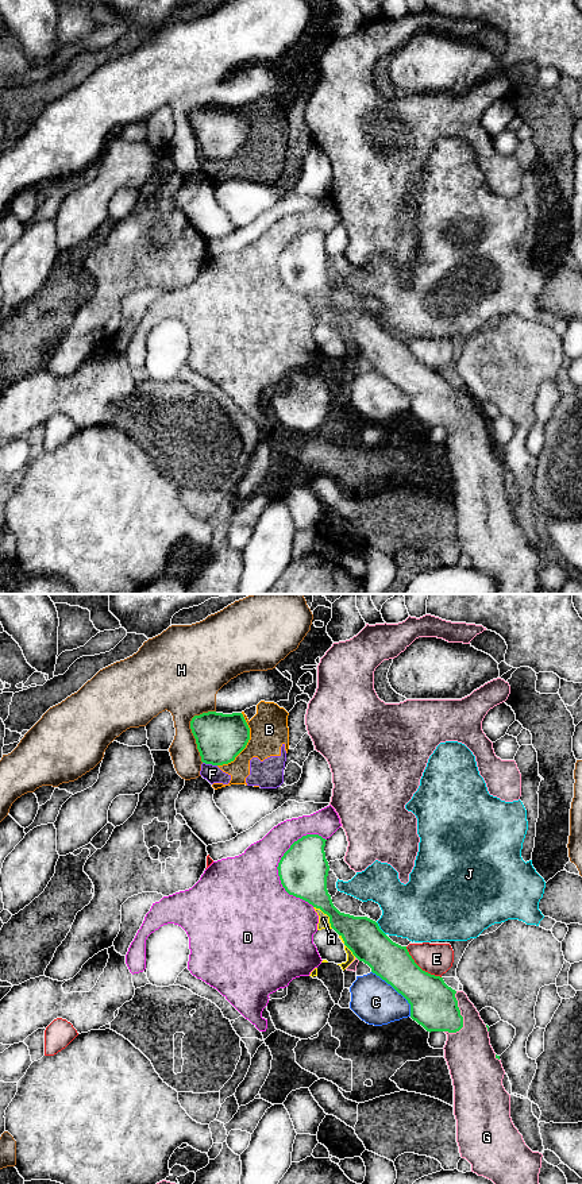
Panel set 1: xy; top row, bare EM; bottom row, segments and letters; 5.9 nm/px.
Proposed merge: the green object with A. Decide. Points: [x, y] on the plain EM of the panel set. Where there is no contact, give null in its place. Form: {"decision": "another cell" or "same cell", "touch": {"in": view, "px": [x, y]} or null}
{"decision": "another cell", "touch": {"in": "xy", "px": [327, 309]}}

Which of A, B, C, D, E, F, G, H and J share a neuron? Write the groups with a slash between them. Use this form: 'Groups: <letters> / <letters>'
Groups: A B F / C / D / E / G / H / J

